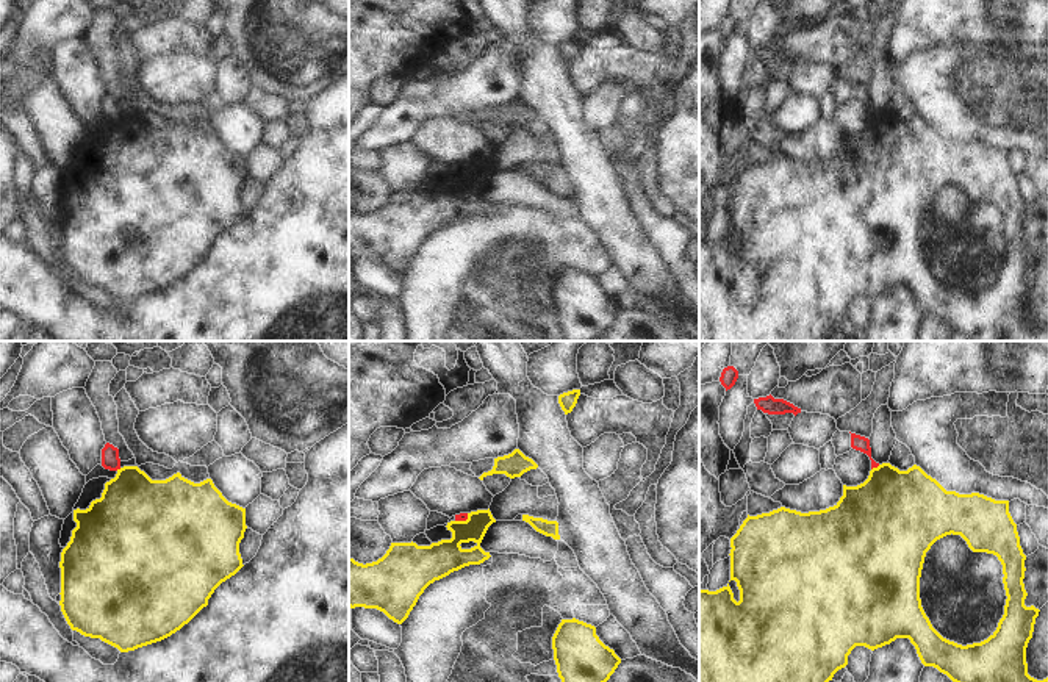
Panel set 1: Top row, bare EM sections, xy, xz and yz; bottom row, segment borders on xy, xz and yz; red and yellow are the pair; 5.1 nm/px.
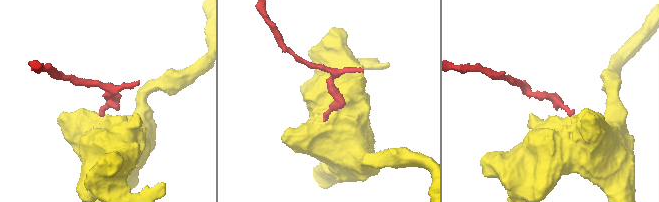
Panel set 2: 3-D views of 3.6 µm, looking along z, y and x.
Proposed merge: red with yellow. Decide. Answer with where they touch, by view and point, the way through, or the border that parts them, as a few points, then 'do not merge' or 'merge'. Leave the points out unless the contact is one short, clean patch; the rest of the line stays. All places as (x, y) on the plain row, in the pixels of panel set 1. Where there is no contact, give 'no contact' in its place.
contact yz (875, 116); border yz (879, 114), (872, 119); do not merge

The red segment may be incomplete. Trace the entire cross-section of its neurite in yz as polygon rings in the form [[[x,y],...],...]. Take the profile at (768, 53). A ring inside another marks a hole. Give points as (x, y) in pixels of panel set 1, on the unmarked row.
[[[771,44],[766,47],[754,48],[757,59],[762,59],[768,64],[785,64],[793,63],[795,66],[801,63],[801,58],[795,56],[793,53],[784,48],[774,48]]]

